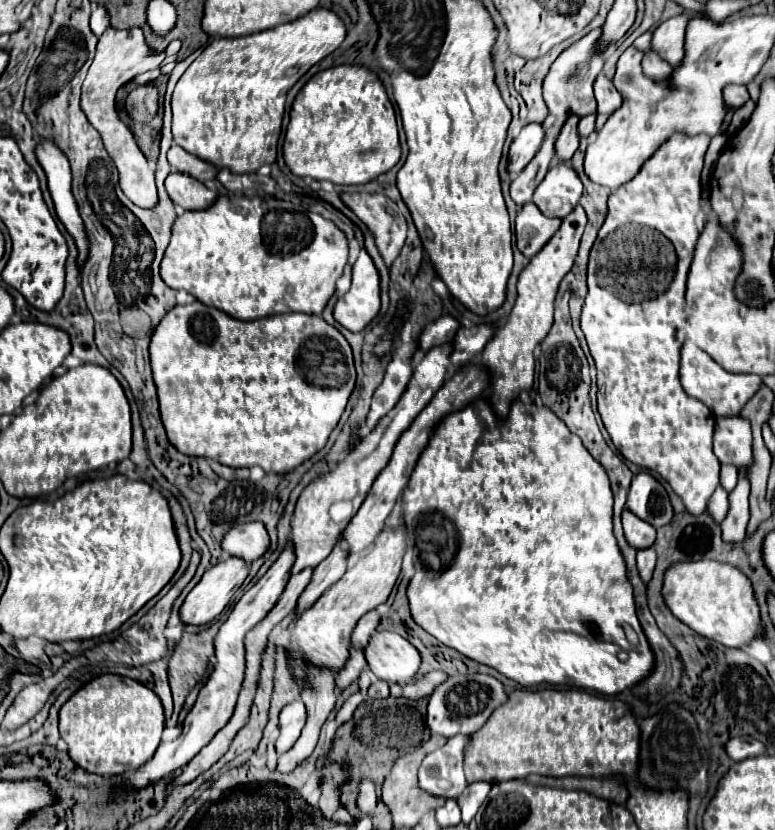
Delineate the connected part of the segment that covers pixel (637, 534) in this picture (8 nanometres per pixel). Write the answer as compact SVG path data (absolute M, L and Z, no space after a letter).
M628 508L622 510L622 524L624 524L624 536L634 548L648 548L656 540L654 526L634 516Z

